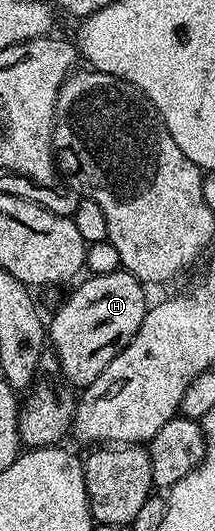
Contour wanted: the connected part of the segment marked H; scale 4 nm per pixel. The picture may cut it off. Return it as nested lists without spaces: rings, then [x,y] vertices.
[[[105,269],[90,275],[93,275],[90,279],[82,278],[76,284],[78,287],[62,301],[53,320],[50,318],[47,323],[47,339],[51,350],[59,357],[62,376],[77,389],[92,385],[95,377],[115,361],[131,337],[139,333],[147,310],[146,288],[131,272]]]

